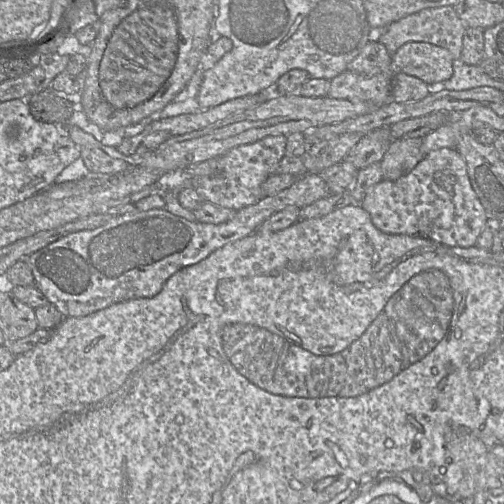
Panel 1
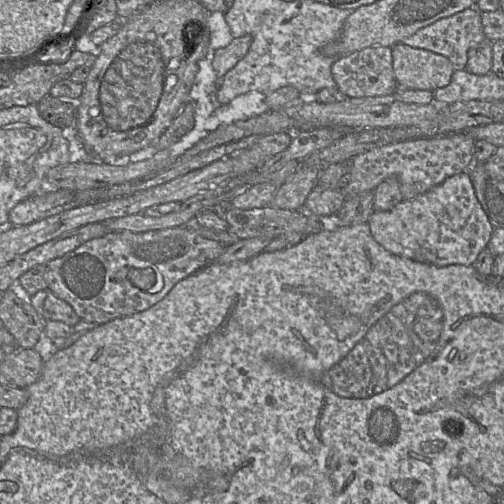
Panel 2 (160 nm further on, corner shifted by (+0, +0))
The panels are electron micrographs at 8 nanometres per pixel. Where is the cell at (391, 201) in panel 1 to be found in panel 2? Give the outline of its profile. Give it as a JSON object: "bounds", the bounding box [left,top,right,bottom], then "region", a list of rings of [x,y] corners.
{"bounds":[368,171,494,267],"region":[[[468,171],[447,178],[423,194],[403,199],[390,210],[374,211],[368,223],[374,239],[387,251],[439,267],[454,264],[474,266],[494,232],[475,196]]]}

